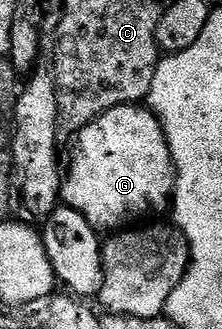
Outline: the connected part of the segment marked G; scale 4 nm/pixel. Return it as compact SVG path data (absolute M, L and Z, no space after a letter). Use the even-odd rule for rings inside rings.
M137 103L134 105L119 105L118 107L114 107L110 111L106 111L101 117L98 119L94 119L94 123L90 123L85 129L81 131L81 133L75 134L74 141L76 141L76 146L72 149L72 166L67 166L66 169L66 176L63 178L62 181L62 201L65 206L69 209L73 209L74 211L78 211L79 213L84 216L85 219L87 219L90 224L92 225L92 228L97 231L105 231L104 229L108 229L107 231L120 231L123 230L125 227L132 227L135 226L137 223L143 222L145 219L143 217L148 217L152 213L152 205L156 209L164 209L173 204L174 198L176 196L176 165L172 161L172 152L170 151L170 147L168 146L168 140L166 139L166 135L164 134L164 129L160 125L160 120L156 118L156 114L152 112L151 108L145 107L143 104Z

